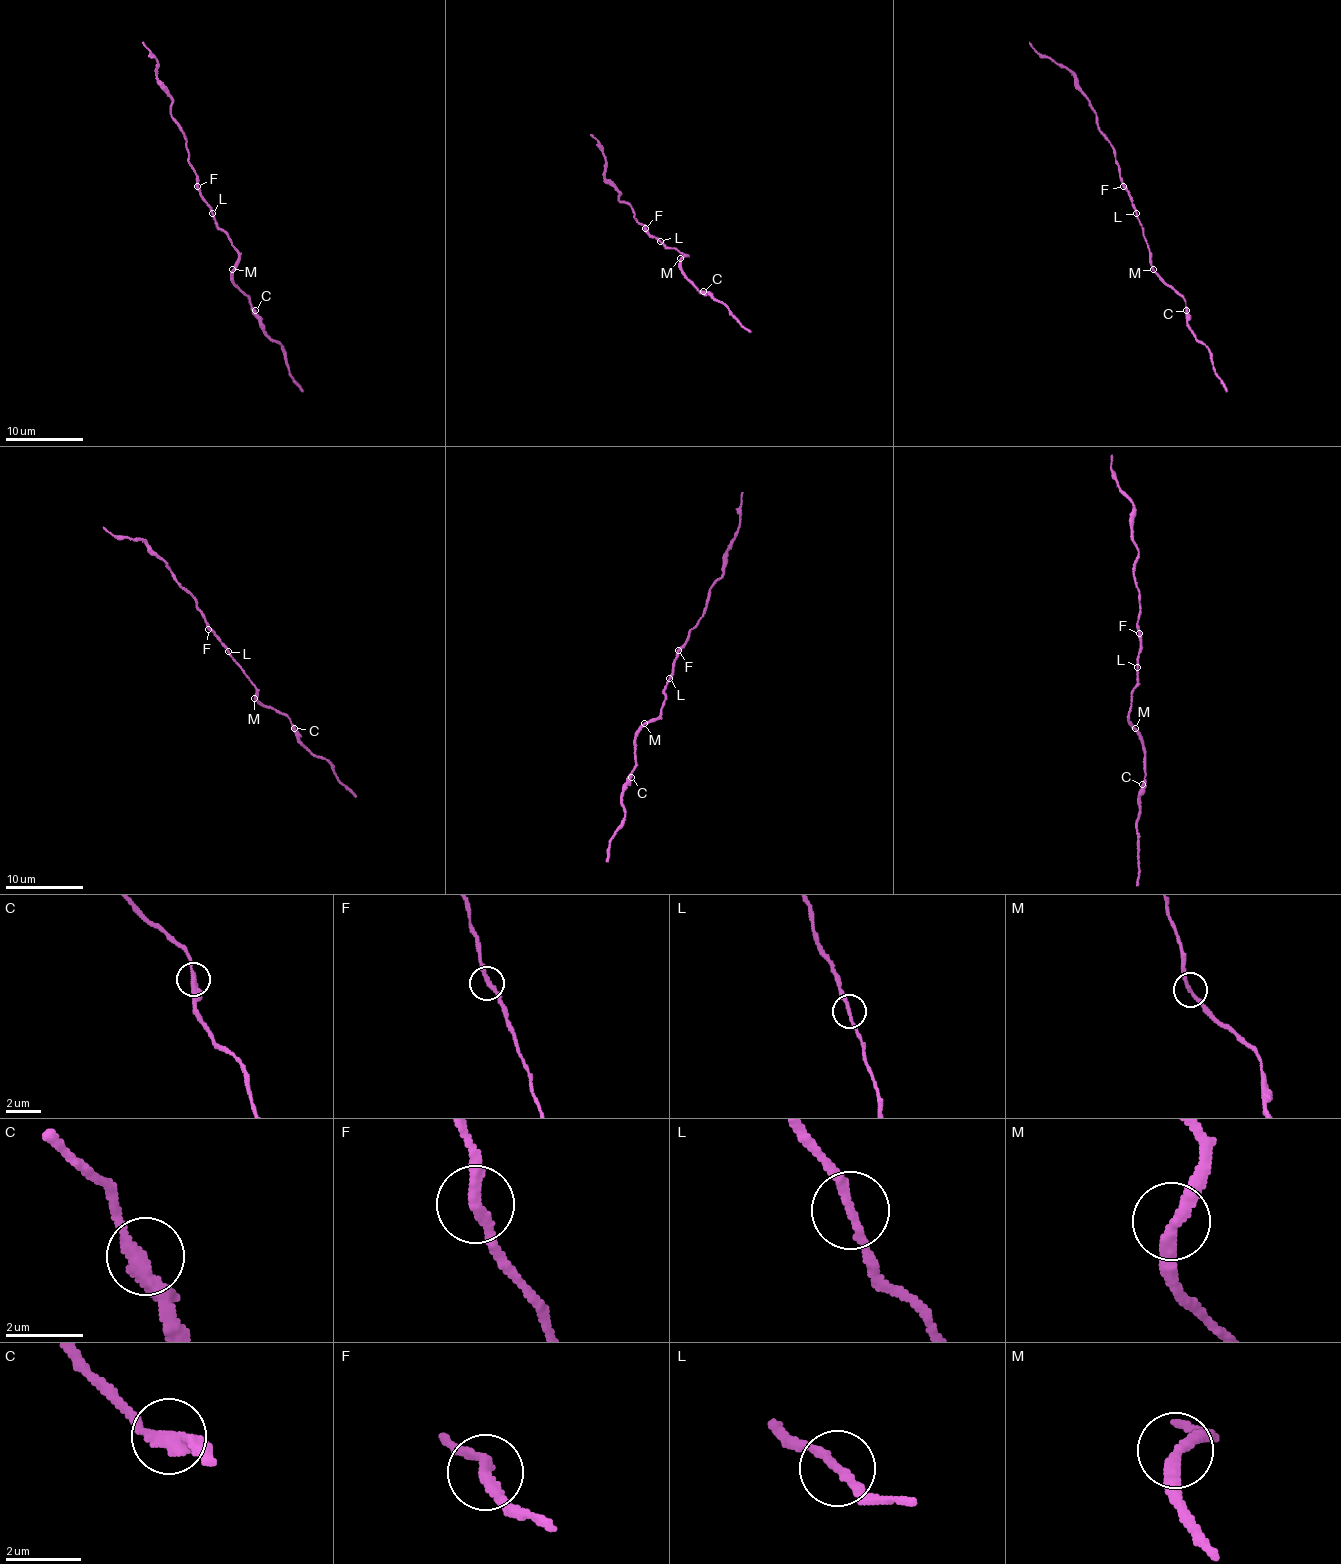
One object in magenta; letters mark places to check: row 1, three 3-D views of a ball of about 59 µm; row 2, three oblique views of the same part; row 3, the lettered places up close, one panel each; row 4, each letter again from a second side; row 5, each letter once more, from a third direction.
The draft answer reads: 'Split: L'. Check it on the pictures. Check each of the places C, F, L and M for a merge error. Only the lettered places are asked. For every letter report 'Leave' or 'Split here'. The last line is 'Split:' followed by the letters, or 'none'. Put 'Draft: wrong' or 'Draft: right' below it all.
C: Leave
F: Leave
L: Leave
M: Leave
Split: none
Draft: wrong

